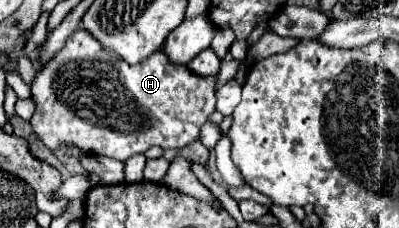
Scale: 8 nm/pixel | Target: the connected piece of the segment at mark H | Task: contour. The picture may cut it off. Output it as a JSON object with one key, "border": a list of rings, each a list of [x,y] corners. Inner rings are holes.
{"border":[[[80,28],[66,40],[66,46],[36,74],[32,82],[32,96],[38,110],[30,124],[36,136],[52,152],[56,152],[60,144],[70,144],[86,150],[88,154],[128,160],[130,156],[142,154],[152,146],[160,146],[164,150],[182,148],[192,140],[198,140],[200,126],[216,108],[216,80],[218,74],[200,78],[198,74],[192,74],[188,66],[172,66],[164,48],[156,50],[148,60],[132,66],[118,58],[112,50],[106,50],[102,44],[98,44],[98,40],[94,40],[88,30]],[[108,126],[122,134],[108,134]]]}

